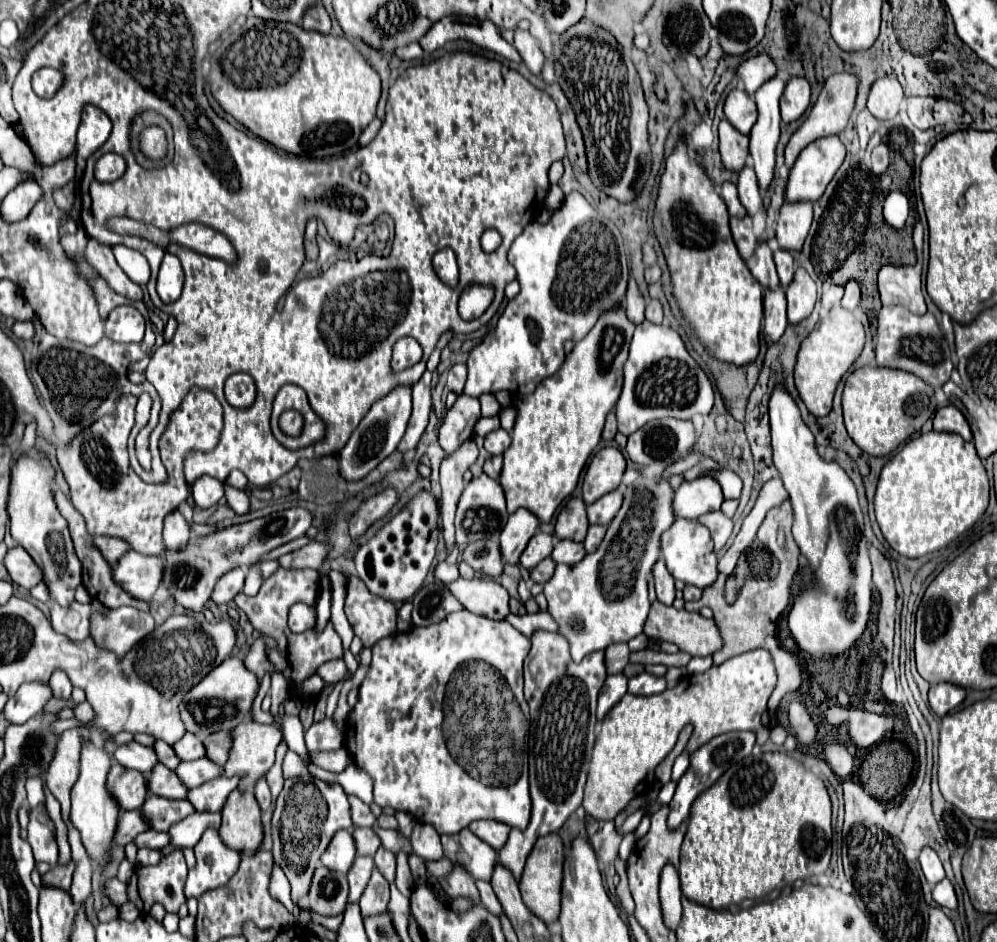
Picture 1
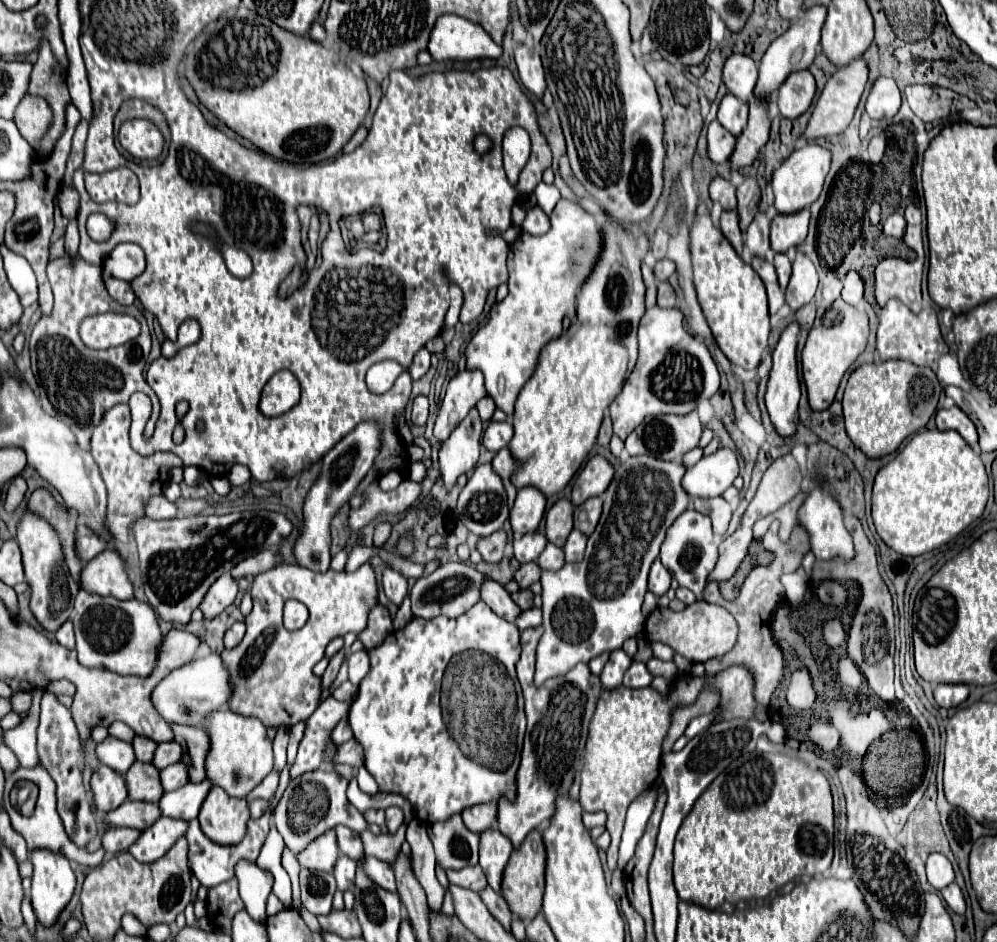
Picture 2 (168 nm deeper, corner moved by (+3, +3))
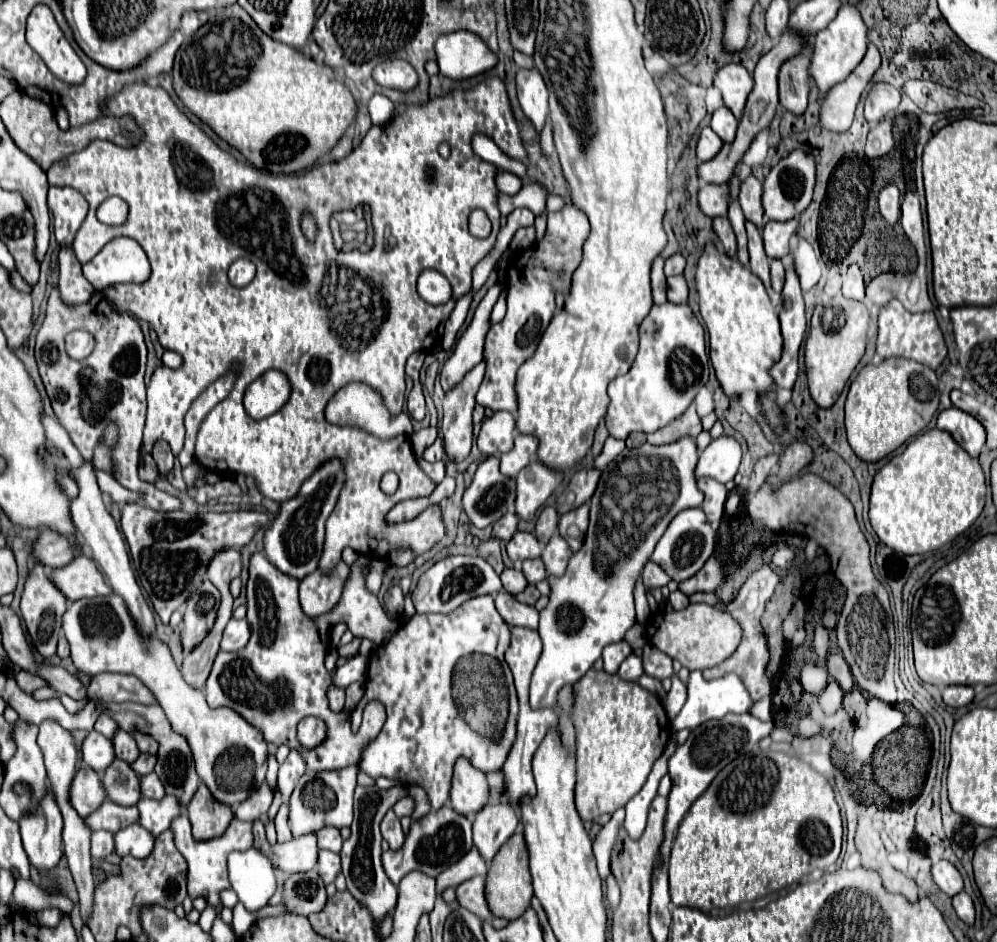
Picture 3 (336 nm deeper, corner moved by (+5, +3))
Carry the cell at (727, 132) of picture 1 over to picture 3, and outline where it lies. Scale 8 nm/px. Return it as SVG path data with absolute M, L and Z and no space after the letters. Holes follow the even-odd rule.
M704 127L702 133L700 133L700 139L698 139L698 147L696 147L696 155L698 155L698 161L708 161L712 159L722 147L722 141L718 139L718 135L710 129L710 127Z

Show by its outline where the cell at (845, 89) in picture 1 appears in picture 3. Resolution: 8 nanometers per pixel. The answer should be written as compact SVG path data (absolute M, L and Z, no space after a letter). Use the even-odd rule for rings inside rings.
M868 45L866 57L860 61L860 65L852 71L852 75L838 83L822 101L822 127L828 131L846 131L852 125L854 119L854 109L860 101L862 91L870 83L872 75L880 67L880 53L876 45Z

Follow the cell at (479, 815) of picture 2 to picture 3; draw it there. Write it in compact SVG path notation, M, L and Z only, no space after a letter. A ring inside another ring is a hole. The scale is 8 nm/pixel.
M458 759L452 775L450 807L460 815L480 811L488 803L488 781L468 759Z

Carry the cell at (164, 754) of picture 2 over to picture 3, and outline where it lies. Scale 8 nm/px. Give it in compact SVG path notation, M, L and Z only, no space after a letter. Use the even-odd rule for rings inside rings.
M142 753L130 767L142 777L142 775L148 775L148 773L152 773L152 769L154 769L154 765L156 765L156 757L154 755L148 755L148 753Z

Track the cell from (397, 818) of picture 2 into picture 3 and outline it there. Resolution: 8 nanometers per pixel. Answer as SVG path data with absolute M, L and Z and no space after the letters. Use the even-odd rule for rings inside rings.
M408 795L408 797L404 797L404 799L400 799L396 805L394 805L394 813L398 815L398 817L410 817L412 813L414 813L414 807L416 807L416 803L414 803L414 799Z

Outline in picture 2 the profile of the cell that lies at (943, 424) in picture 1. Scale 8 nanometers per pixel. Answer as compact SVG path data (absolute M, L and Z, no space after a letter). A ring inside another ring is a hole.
M950 407L950 409L940 409L936 413L936 427L940 431L948 431L948 429L954 429L958 431L966 443L970 443L972 447L978 443L978 435L976 435L976 427L974 423L970 421L970 417L960 409L960 407Z

